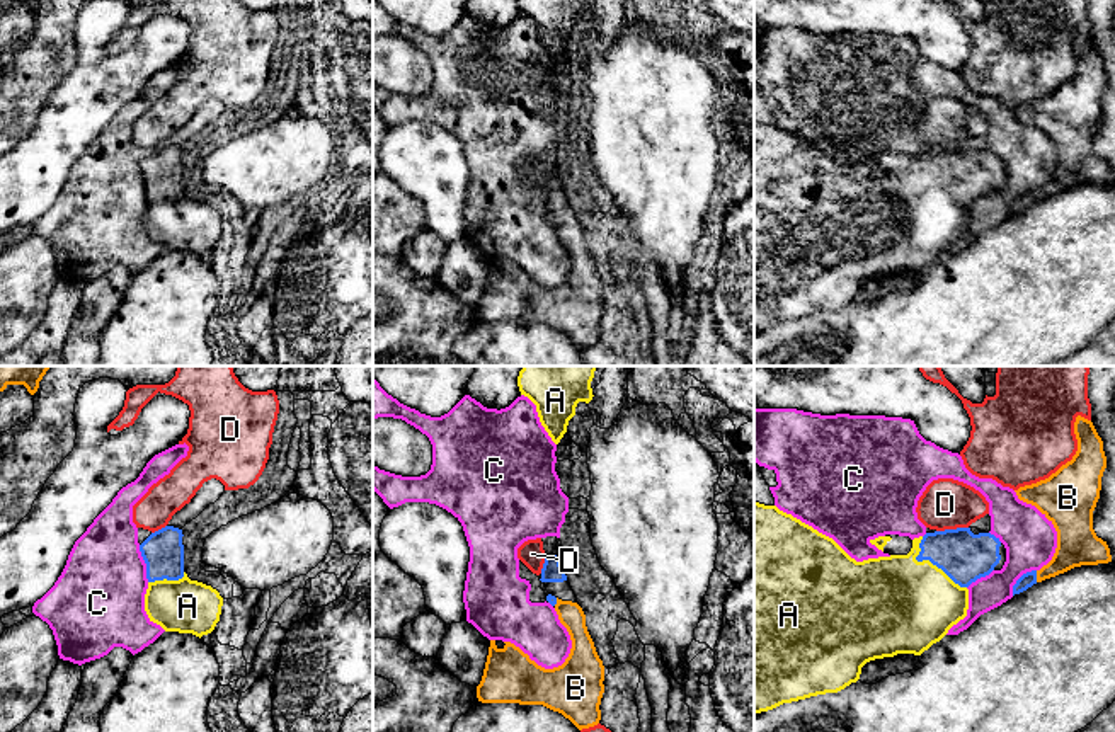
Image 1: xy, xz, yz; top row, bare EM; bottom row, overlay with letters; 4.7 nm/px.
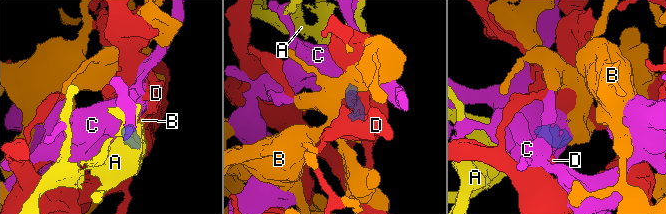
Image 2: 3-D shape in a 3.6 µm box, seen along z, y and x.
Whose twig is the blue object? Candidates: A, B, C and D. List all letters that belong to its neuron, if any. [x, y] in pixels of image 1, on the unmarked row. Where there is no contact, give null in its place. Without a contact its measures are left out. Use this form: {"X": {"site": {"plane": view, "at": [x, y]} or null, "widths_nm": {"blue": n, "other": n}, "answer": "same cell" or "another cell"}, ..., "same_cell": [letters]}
{"A": {"site": {"plane": "yz", "at": [930, 179]}, "widths_nm": {"blue": 240, "other": 440}, "answer": "same cell"}, "B": {"site": {"plane": "yz", "at": [1035, 194]}, "widths_nm": {"blue": 70, "other": 190}, "answer": "same cell"}, "C": {"site": {"plane": "xy", "at": [145, 181]}, "widths_nm": {"blue": 190, "other": 420}, "answer": "another cell"}, "D": {"site": {"plane": "yz", "at": [952, 148]}, "widths_nm": {"blue": 240, "other": 240}, "answer": "another cell"}, "same_cell": ["A", "B"]}

